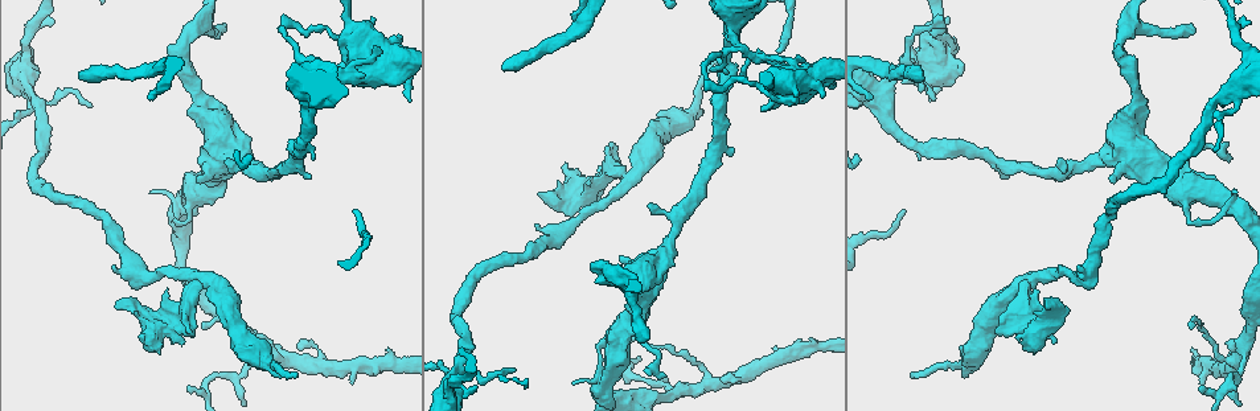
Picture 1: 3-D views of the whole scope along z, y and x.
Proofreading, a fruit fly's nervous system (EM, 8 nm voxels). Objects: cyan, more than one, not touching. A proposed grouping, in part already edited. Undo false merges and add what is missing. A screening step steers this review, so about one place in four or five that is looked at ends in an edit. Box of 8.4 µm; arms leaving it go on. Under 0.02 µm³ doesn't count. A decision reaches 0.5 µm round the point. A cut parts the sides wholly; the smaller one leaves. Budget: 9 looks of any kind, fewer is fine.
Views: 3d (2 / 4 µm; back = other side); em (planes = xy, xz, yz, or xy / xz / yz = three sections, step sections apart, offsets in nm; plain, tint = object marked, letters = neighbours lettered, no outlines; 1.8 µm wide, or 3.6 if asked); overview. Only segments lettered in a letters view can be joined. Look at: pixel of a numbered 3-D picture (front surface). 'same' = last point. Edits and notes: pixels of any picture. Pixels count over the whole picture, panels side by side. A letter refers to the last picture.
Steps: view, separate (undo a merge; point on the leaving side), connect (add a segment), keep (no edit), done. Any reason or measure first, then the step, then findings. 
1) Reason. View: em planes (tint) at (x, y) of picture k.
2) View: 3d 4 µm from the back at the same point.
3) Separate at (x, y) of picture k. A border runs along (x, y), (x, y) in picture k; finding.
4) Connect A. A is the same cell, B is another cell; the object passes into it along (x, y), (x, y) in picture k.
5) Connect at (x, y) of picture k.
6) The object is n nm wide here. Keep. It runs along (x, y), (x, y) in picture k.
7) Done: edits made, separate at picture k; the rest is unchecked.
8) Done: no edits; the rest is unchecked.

Branch stops here. View: 3d 2 µm at (90, 107) of picture 1.

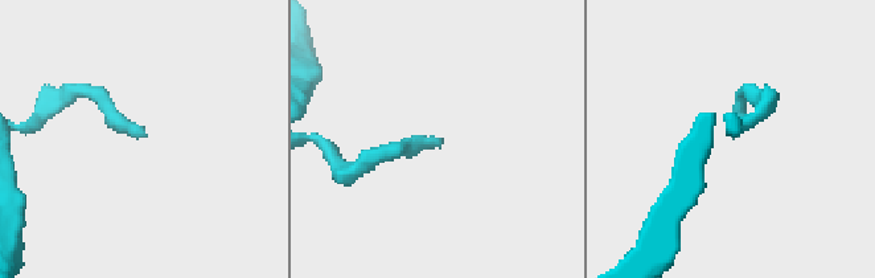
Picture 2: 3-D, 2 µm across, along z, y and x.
View: em xy step 8 (letters) at (144, 132) of picture 2.

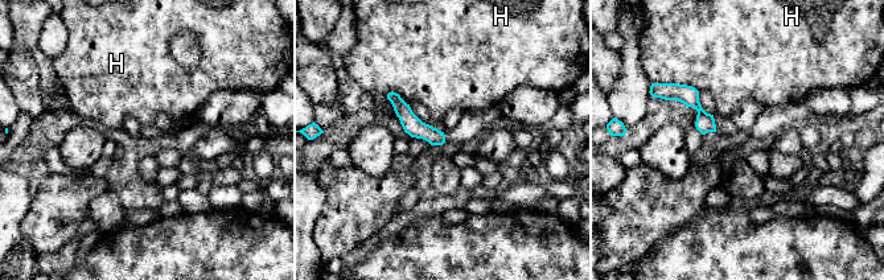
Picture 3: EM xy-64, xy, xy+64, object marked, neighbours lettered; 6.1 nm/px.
View: em xz step 8 (letters) at the same point.

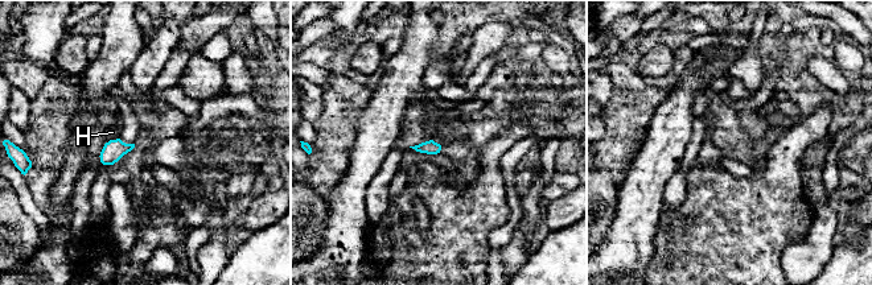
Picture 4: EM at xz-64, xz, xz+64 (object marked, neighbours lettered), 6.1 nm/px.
Keep. H is another cell; a border runs along (118, 137), (110, 140) in picture 4; none of them fits.

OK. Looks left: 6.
Thick turns thin. View: 3d 4 µm at (767, 85) of picture 1.

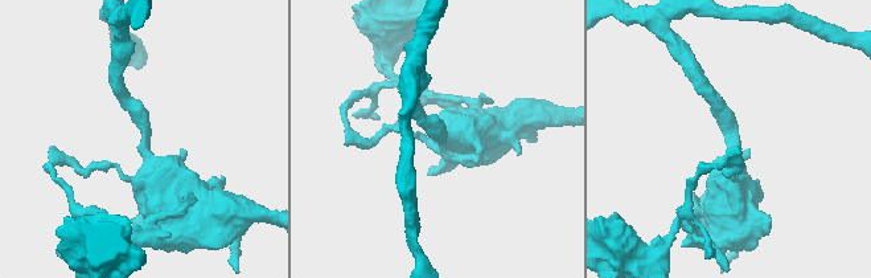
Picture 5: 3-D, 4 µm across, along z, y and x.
Now the EM. View: em 3.6 µm xy step 4 (tint) at (145, 154) of picture 5.

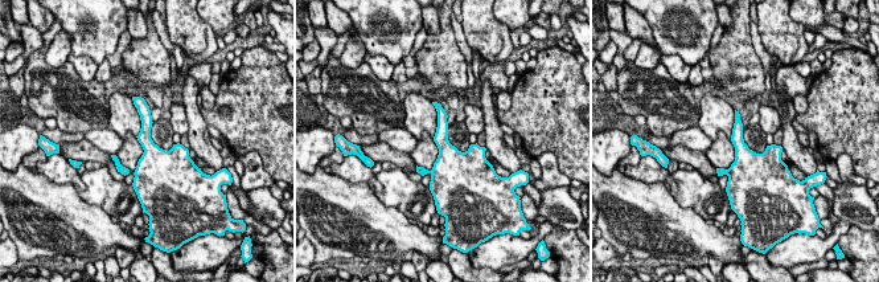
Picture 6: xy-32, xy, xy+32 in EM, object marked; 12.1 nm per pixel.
View: em 3.6 µm planes (letters) at the same point.

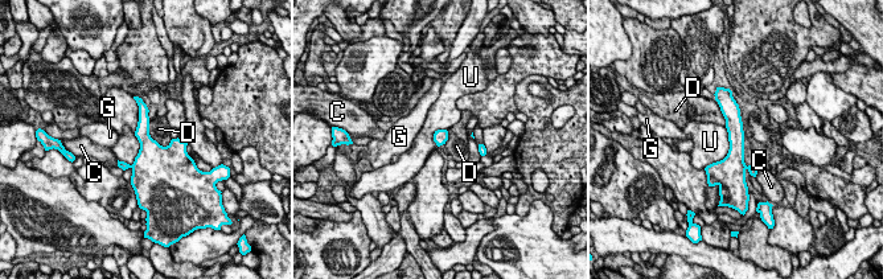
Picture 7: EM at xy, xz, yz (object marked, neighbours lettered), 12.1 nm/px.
Keep. C, D, G and U are other cells; it runs along (729, 101), (735, 128), (735, 176) in picture 7; all the same neuron.

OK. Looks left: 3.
Thin neck. View: em planes (tint) at (733, 35) of picture 1.

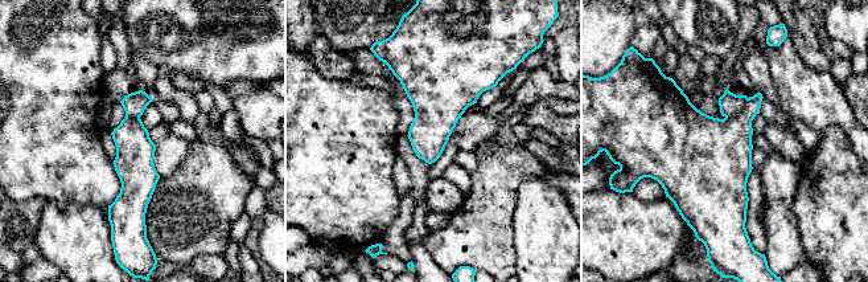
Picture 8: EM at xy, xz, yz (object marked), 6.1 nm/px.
View: em planes (letters) at the same point.

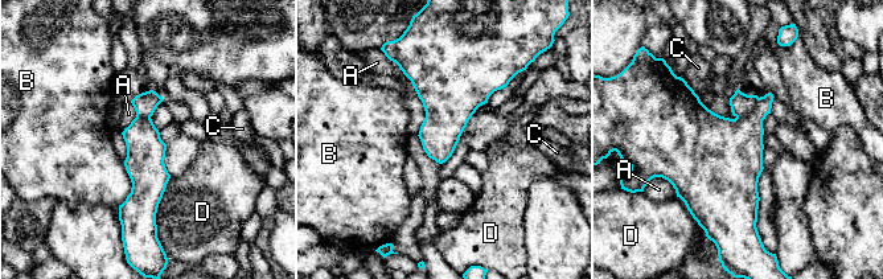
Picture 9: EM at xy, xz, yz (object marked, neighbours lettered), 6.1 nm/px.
Separate at (742, 105) of picture 9. A, B, C and D are other cells; a border runs along (759, 98), (750, 113), (736, 118) in picture 9; a second neuron is stuck on.

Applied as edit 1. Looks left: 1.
Done: edits made, separate at picture 9; the rest is unchecked.

